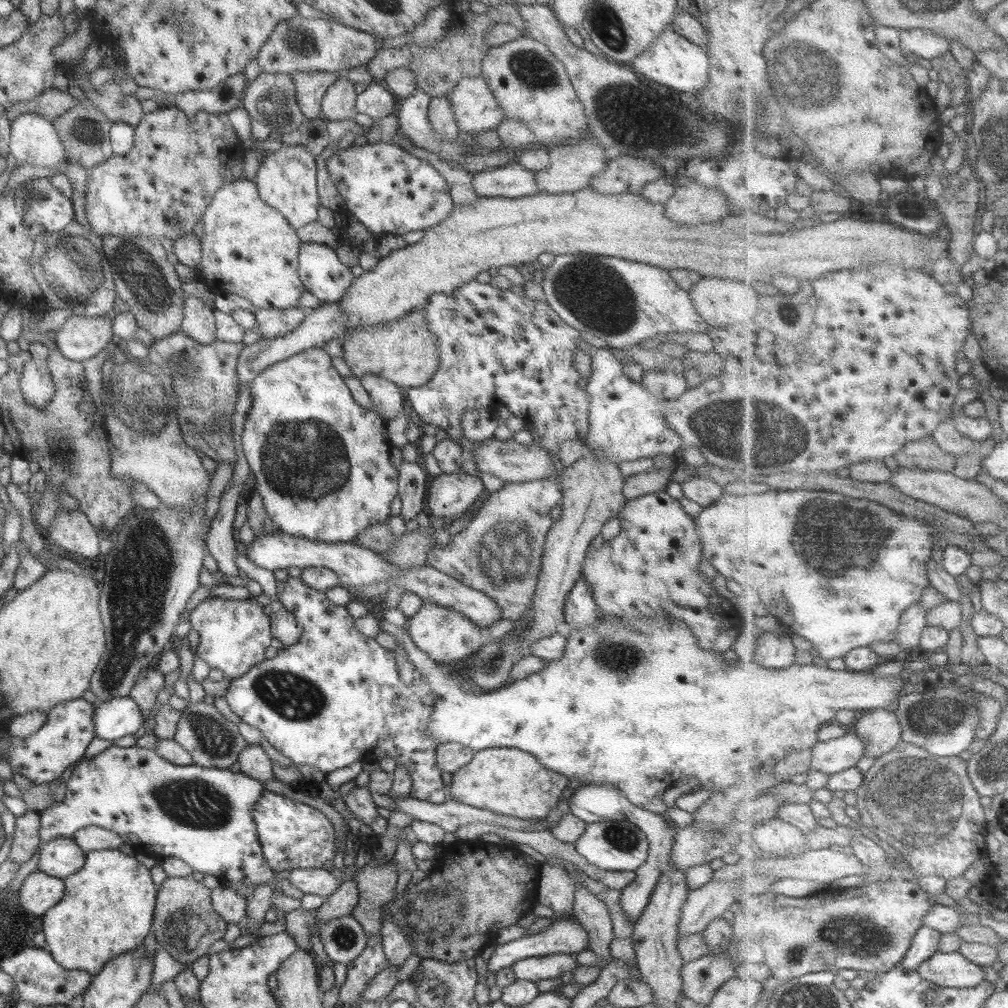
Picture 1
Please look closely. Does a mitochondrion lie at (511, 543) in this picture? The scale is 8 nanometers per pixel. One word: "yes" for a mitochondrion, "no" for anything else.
yes

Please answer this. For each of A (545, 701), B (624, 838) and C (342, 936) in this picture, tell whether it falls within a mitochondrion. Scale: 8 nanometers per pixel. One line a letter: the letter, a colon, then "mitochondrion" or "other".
A: other
B: mitochondrion
C: mitochondrion

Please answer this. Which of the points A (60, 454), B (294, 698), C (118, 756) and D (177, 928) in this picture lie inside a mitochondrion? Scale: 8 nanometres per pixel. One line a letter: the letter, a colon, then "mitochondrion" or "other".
A: mitochondrion
B: mitochondrion
C: other
D: mitochondrion

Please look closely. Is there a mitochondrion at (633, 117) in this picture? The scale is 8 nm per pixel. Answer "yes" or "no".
yes

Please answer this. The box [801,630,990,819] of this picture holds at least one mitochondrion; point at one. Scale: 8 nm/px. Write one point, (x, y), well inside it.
(930, 714)

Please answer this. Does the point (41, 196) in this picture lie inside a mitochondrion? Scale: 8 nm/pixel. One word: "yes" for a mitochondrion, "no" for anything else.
yes

